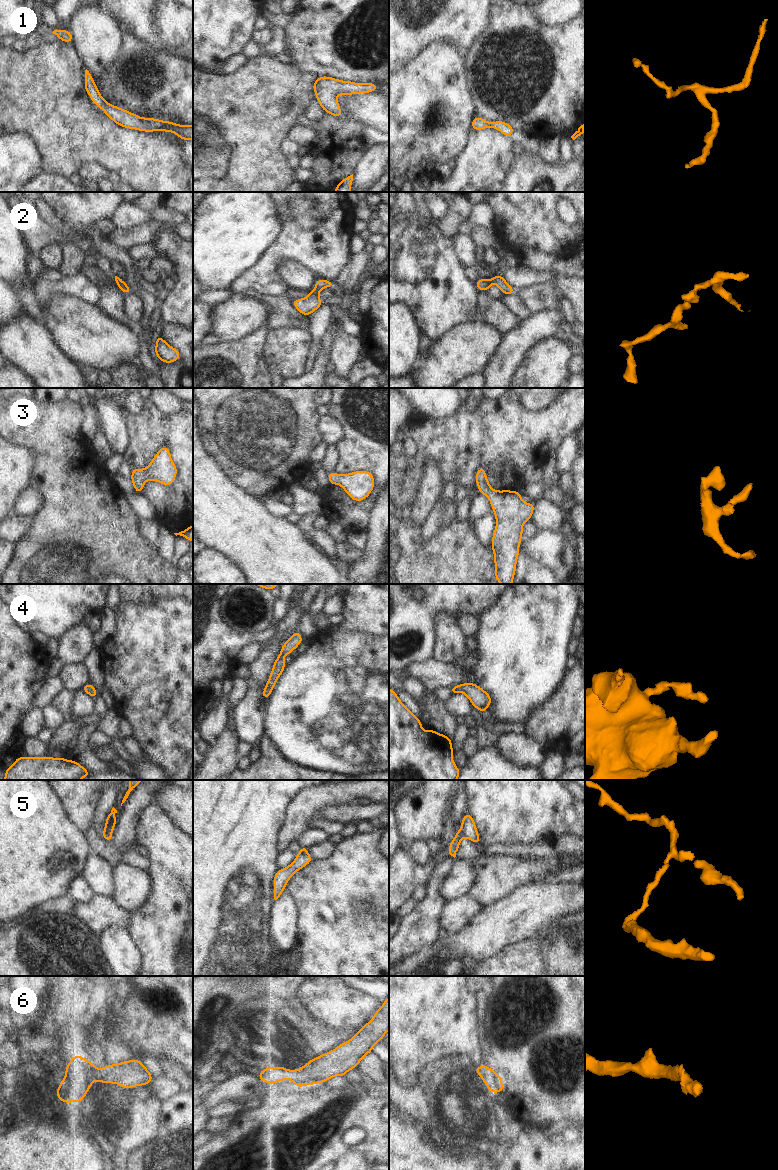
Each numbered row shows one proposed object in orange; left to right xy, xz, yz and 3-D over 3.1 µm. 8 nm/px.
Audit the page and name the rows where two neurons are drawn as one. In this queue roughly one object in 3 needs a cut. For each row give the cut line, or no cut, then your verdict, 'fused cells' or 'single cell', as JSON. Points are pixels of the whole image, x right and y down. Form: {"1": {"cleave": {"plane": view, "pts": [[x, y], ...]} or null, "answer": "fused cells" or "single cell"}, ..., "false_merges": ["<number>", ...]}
{"1": {"cleave": null, "answer": "single cell"}, "2": {"cleave": null, "answer": "single cell"}, "3": {"cleave": null, "answer": "single cell"}, "4": {"cleave": null, "answer": "single cell"}, "5": {"cleave": {"plane": "xy", "pts": [[111, 829], [107, 829], [103, 833]]}, "answer": "fused cells"}, "6": {"cleave": null, "answer": "single cell"}, "false_merges": ["5"]}

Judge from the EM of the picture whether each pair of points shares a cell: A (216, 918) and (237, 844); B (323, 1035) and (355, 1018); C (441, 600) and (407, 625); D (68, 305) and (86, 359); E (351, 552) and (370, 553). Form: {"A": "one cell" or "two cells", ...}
{"A": "one cell", "B": "two cells", "C": "one cell", "D": "one cell", "E": "two cells"}

